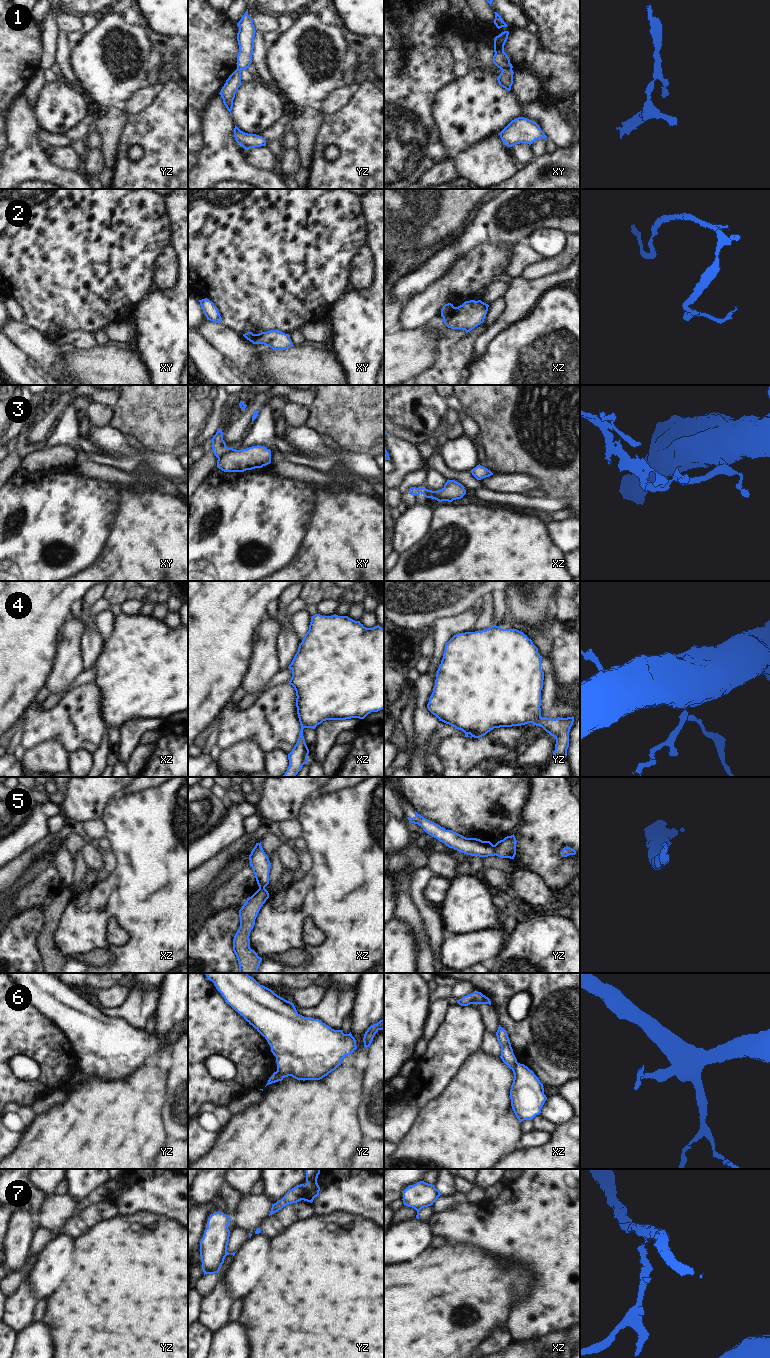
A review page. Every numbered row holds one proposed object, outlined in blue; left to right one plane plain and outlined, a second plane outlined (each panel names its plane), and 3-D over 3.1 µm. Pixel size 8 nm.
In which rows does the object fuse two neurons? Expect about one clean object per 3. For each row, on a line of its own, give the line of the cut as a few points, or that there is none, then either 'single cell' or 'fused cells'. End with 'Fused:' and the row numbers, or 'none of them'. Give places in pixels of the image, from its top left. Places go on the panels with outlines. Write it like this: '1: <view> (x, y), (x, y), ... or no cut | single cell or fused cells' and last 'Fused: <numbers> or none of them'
1: xy (511, 68), (504, 68), (502, 70) | fused cells
2: xz (454, 307), (451, 313), (443, 317) | fused cells
3: xy (226, 447), (218, 458) | fused cells
4: no cut | single cell
5: yz (494, 845), (495, 854) | fused cells
6: yz (277, 1069), (278, 1073), (283, 1077) | fused cells
7: yz (227, 1252), (225, 1255) | fused cells
Fused: 1, 2, 3, 5, 6, 7

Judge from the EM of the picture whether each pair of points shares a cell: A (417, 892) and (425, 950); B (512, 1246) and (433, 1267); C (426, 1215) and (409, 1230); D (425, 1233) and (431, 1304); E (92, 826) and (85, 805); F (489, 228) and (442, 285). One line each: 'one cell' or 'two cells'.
A: two cells
B: two cells
C: two cells
D: two cells
E: two cells
F: two cells

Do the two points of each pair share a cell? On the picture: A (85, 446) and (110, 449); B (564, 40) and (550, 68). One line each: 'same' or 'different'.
A: different
B: different

